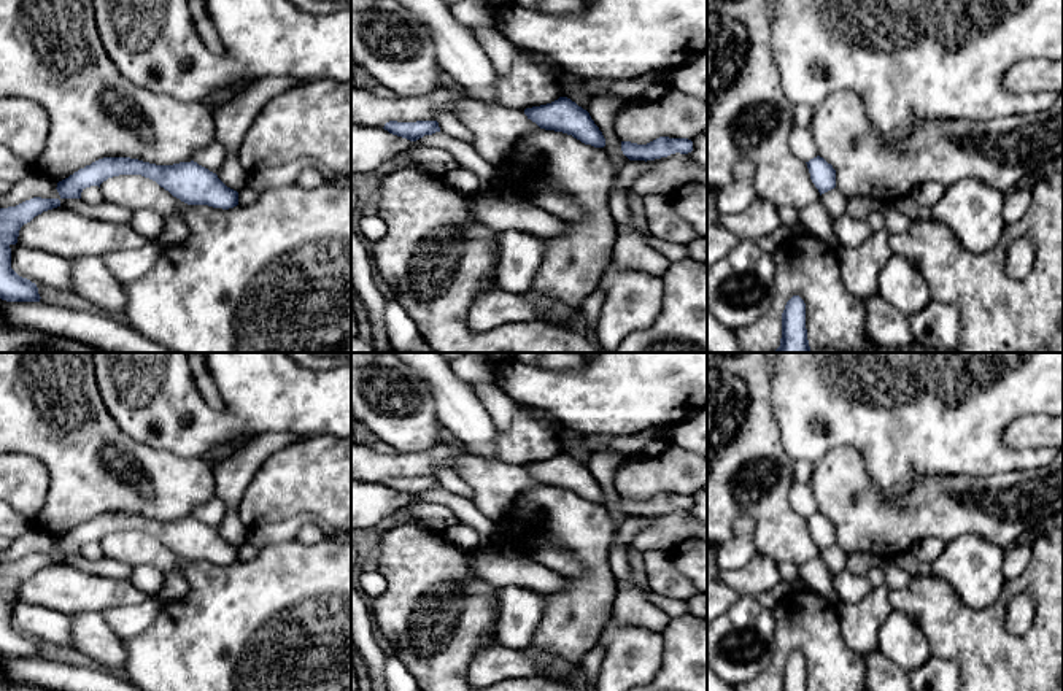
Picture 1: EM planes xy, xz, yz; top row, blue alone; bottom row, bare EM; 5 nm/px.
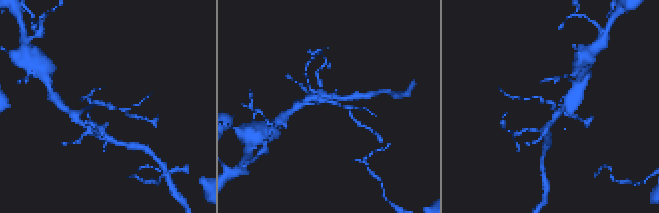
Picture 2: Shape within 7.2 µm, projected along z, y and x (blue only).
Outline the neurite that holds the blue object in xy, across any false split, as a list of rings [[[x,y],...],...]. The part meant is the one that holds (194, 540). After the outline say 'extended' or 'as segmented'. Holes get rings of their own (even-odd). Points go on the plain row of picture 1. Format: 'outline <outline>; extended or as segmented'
outline [[[103,513],[59,537],[56,545],[60,554],[81,554],[86,543],[100,543],[103,537],[119,531],[149,534],[187,561],[208,561],[222,566],[238,561],[238,548],[194,516],[156,521],[130,513]]]; as segmented

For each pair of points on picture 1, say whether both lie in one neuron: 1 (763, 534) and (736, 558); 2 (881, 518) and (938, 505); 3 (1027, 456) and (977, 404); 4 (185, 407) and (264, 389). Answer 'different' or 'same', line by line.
1: different
2: same
3: same
4: same

